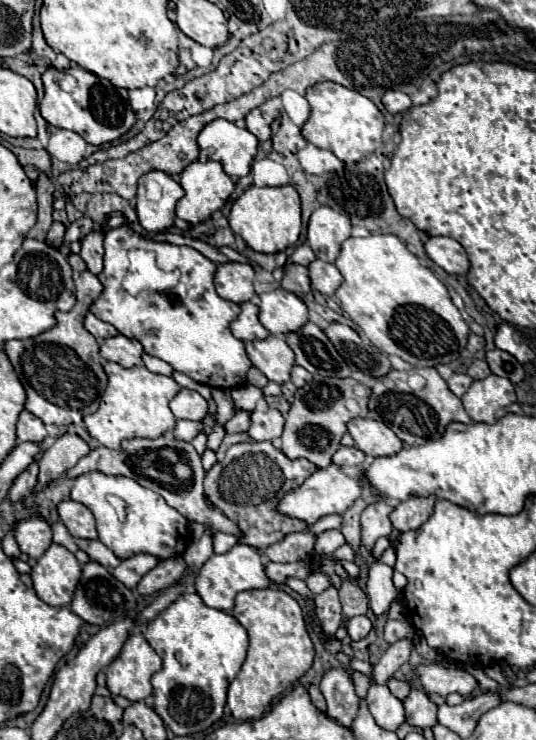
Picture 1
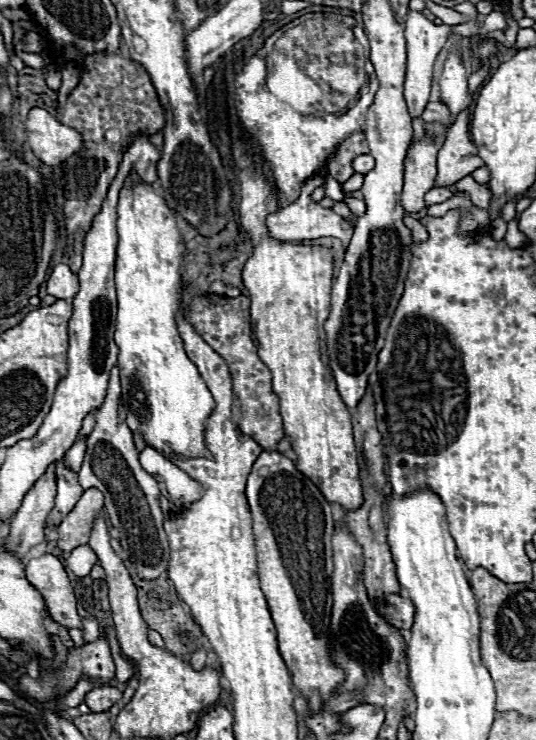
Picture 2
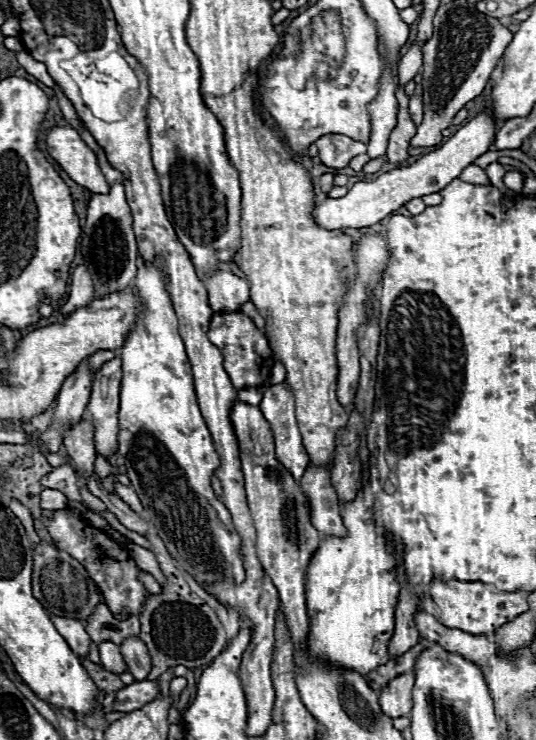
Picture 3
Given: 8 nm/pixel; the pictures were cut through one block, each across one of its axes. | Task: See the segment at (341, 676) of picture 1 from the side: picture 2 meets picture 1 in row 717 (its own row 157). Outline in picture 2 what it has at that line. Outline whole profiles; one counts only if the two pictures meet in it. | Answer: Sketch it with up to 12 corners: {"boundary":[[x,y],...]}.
{"boundary":[[362,132],[350,134],[328,158],[328,174],[344,184],[354,158],[368,152]]}

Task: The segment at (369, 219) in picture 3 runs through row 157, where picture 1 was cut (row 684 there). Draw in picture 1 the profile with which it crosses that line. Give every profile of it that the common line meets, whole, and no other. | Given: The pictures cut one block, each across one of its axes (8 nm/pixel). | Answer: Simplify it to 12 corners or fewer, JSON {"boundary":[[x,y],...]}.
{"boundary":[[416,668],[428,694],[470,696],[478,680],[462,668]]}

